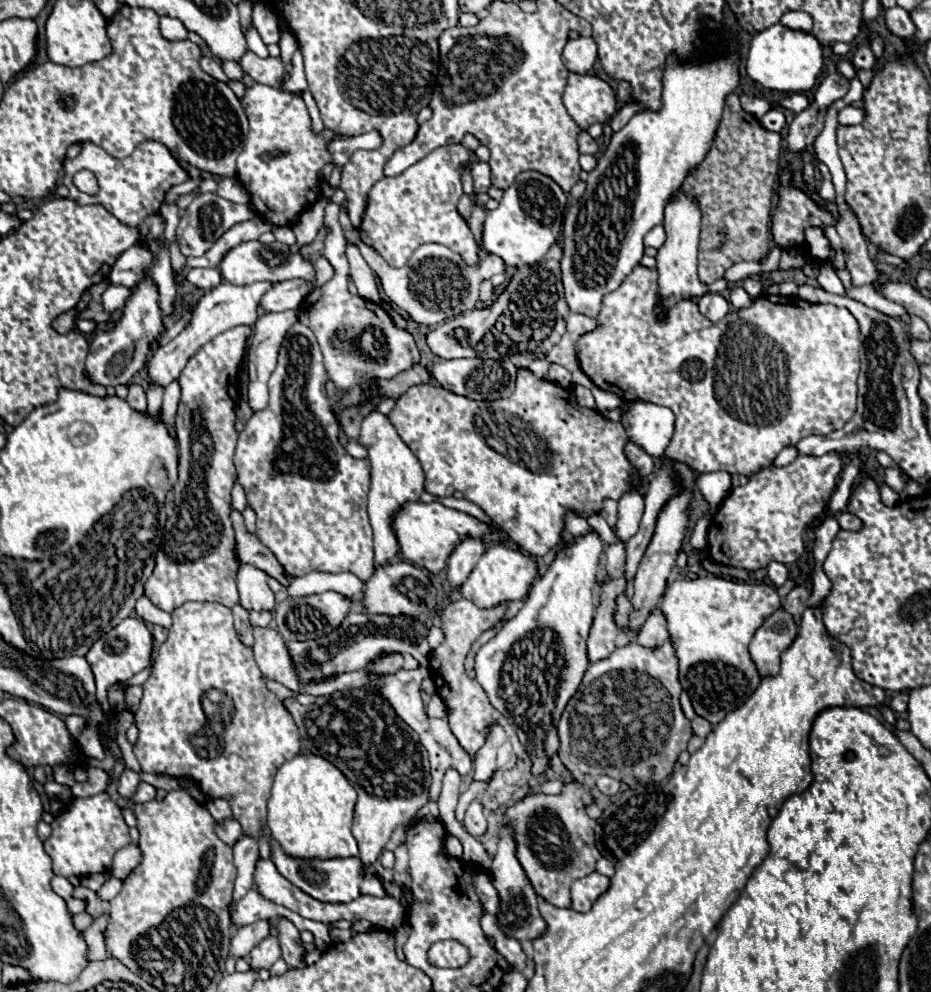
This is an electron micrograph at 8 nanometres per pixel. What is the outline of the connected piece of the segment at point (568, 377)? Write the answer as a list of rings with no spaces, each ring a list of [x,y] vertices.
[[[550,365],[550,373],[548,373],[548,379],[564,389],[572,387],[572,373],[568,369],[564,369],[562,365]]]

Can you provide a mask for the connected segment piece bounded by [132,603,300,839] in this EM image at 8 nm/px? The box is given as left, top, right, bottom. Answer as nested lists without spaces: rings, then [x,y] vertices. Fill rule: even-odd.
[[[184,603],[180,607],[176,607],[172,611],[172,627],[170,627],[170,635],[168,639],[158,647],[158,655],[154,659],[152,665],[152,673],[146,679],[144,693],[142,693],[142,701],[140,707],[134,715],[134,723],[138,727],[138,739],[134,743],[134,755],[142,767],[142,771],[146,773],[156,773],[156,775],[170,775],[176,779],[192,779],[206,795],[210,795],[212,799],[230,799],[230,807],[234,813],[234,819],[238,819],[242,823],[242,829],[248,831],[248,835],[256,835],[256,839],[262,833],[262,825],[266,823],[266,801],[270,795],[270,787],[272,787],[272,779],[278,771],[278,767],[282,763],[286,763],[288,759],[296,757],[300,753],[300,735],[298,735],[298,727],[292,719],[292,715],[286,711],[286,707],[282,705],[282,701],[270,693],[266,689],[266,681],[260,675],[260,669],[256,667],[256,661],[252,657],[252,649],[246,649],[234,631],[232,625],[232,611],[220,603]]]

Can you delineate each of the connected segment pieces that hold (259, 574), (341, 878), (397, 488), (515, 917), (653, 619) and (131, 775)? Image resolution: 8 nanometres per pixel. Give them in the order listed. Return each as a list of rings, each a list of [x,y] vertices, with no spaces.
[[[240,565],[238,569],[238,593],[240,605],[254,611],[272,611],[276,601],[274,593],[268,587],[268,575],[252,565]]]
[[[272,839],[272,859],[278,867],[278,871],[298,889],[302,889],[304,893],[308,893],[310,897],[318,899],[318,901],[326,901],[326,903],[350,903],[354,899],[358,899],[361,895],[372,895],[376,897],[384,897],[387,894],[382,883],[377,876],[370,874],[362,861],[358,857],[348,857],[348,859],[292,859],[288,855],[284,855],[284,851],[280,851],[280,845]]]
[[[370,413],[362,421],[362,433],[358,439],[366,449],[372,465],[372,485],[368,493],[368,515],[374,531],[374,565],[386,565],[392,557],[400,553],[398,539],[392,527],[394,515],[402,505],[410,501],[418,501],[424,491],[425,475],[416,455],[408,449],[408,445],[400,439],[390,419],[382,413]]]
[[[506,827],[504,833],[500,835],[498,851],[494,855],[492,867],[488,869],[488,877],[490,877],[490,881],[496,887],[498,897],[500,897],[496,921],[504,929],[506,937],[516,939],[516,941],[532,941],[532,939],[544,935],[548,925],[544,923],[544,919],[538,911],[538,895],[536,895],[534,887],[530,885],[530,879],[526,877],[526,873],[516,857],[516,839],[514,839],[514,831],[510,827]]]
[[[654,611],[648,617],[648,623],[644,623],[636,641],[642,647],[650,647],[650,649],[660,647],[664,641],[668,641],[668,631],[664,627],[664,615],[660,615],[660,611]]]
[[[124,769],[124,773],[120,775],[120,781],[118,781],[118,783],[120,783],[120,785],[118,785],[118,793],[120,793],[124,799],[132,801],[134,793],[136,793],[136,789],[138,789],[138,783],[140,783],[140,775],[134,773],[134,771],[130,771],[130,769]]]

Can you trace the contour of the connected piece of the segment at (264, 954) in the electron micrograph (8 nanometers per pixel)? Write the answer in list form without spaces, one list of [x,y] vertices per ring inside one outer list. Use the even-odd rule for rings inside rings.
[[[268,935],[262,943],[258,943],[250,951],[250,967],[256,971],[270,969],[278,959],[280,959],[280,947],[278,947],[274,935]]]

